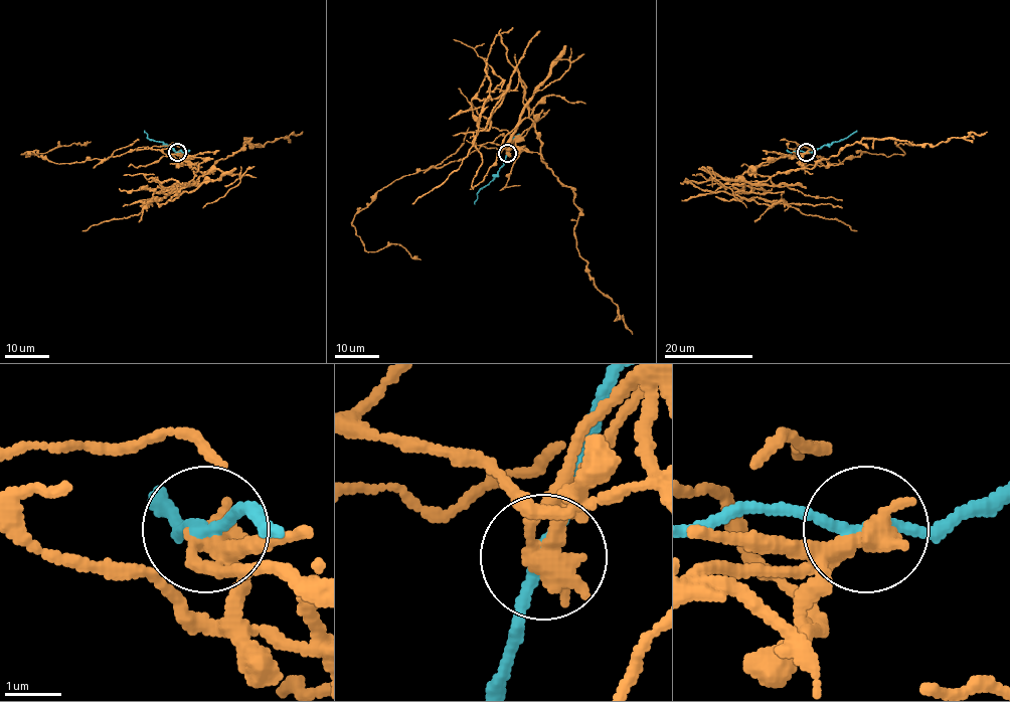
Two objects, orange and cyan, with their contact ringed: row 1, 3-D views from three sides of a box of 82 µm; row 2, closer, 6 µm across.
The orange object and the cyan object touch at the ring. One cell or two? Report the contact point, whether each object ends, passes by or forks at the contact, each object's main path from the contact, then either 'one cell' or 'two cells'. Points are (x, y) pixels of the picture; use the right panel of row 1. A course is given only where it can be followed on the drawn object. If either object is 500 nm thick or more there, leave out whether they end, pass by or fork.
(806, 152) | orange via (806, 152), (802, 158), (795, 151), (808, 147), (838, 164), (862, 152), (904, 154), (896, 145), (912, 142) | cyan via (806, 152), (816, 151), (857, 131) | two cells

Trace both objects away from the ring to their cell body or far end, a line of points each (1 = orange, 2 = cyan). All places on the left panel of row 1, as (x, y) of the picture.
1: (177, 152), (177, 158), (138, 147), (106, 159), (57, 164), (31, 152), (21, 154), (91, 142)
2: (177, 152), (150, 140), (144, 131)

